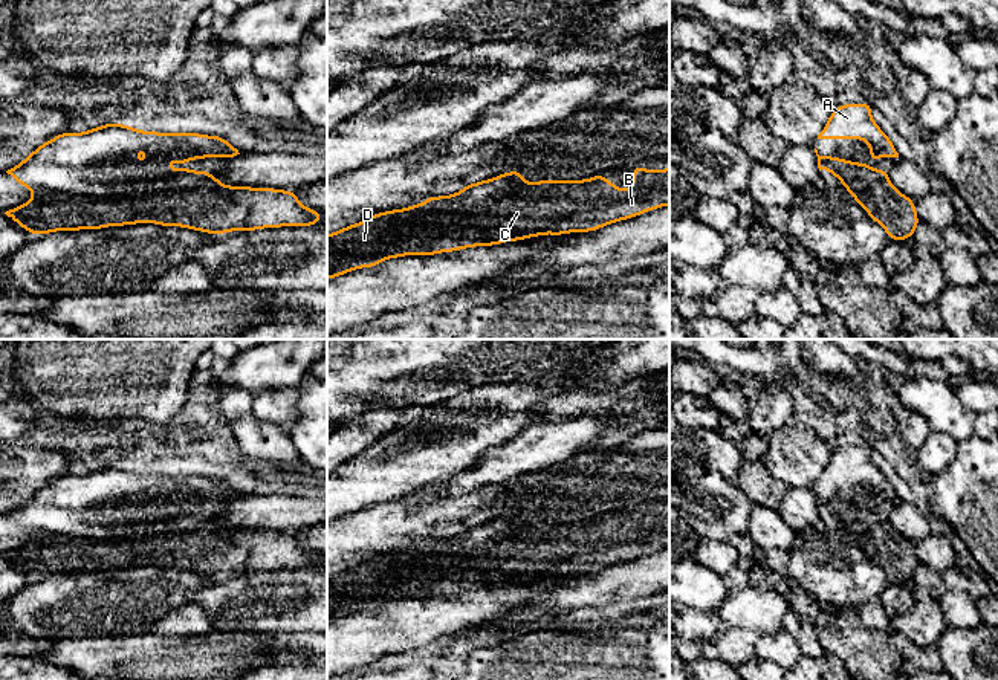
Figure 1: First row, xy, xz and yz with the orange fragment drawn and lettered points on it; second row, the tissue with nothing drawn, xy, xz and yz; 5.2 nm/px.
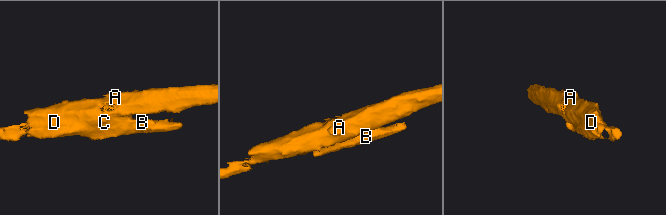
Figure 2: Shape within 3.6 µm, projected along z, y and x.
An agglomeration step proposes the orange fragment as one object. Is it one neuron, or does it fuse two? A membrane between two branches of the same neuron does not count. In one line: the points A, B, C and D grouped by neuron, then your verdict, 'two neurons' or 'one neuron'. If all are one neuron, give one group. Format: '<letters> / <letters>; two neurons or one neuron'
A B / C D; two neurons

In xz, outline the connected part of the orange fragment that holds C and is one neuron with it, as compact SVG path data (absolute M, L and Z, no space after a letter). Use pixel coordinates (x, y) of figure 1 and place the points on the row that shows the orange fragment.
M498 179L498 188L492 196L483 214L471 215L463 211L445 220L439 220L436 214L446 209L439 203L439 197L431 196L420 205L413 205L403 209L385 211L374 214L356 225L350 225L327 235L327 280L347 274L348 257L359 257L364 261L368 257L399 258L402 255L436 255L440 252L452 252L474 246L494 246L504 241L517 241L529 237L553 234L562 235L569 232L565 222L558 228L546 232L544 223L553 223L552 215L544 215L541 203L547 197L556 197L556 183L553 180L540 180L540 186L518 191L515 196L507 196L507 179Z

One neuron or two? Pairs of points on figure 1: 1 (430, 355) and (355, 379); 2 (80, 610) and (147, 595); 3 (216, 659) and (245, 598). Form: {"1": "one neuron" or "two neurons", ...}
{"1": "one neuron", "2": "one neuron", "3": "two neurons"}

